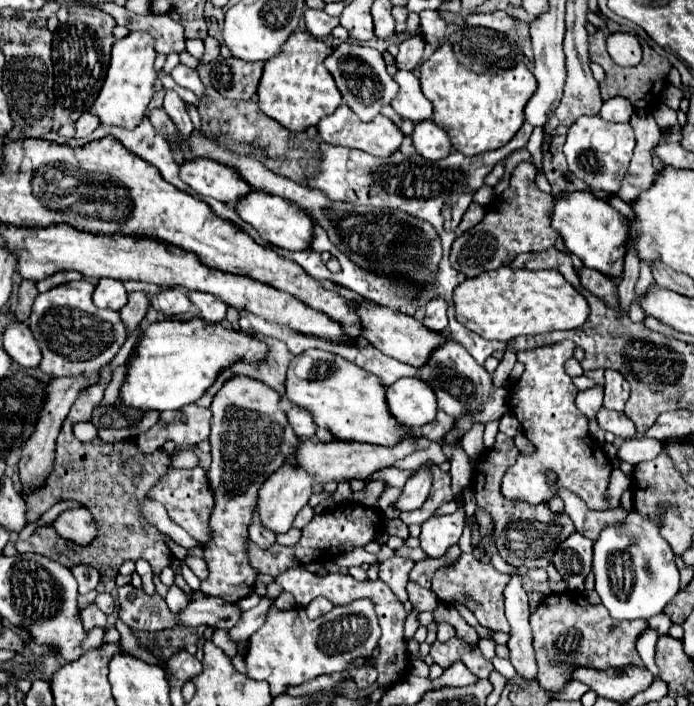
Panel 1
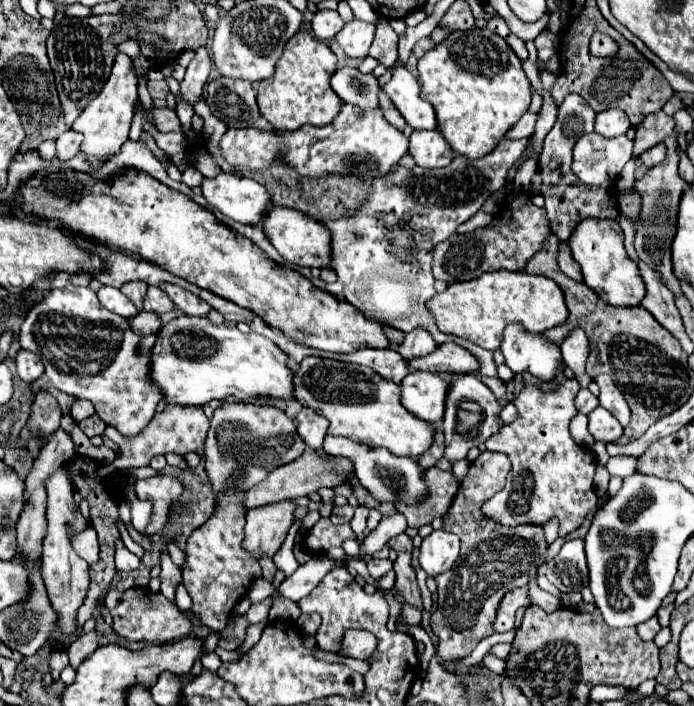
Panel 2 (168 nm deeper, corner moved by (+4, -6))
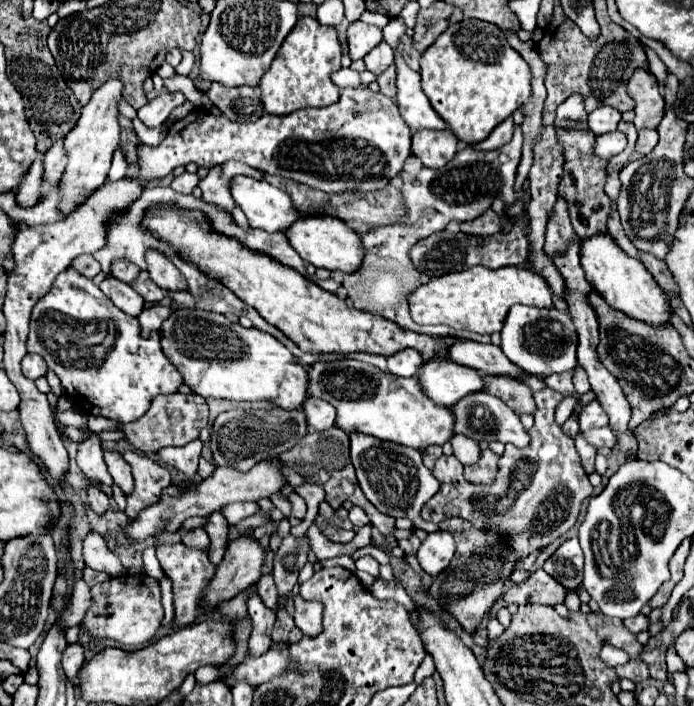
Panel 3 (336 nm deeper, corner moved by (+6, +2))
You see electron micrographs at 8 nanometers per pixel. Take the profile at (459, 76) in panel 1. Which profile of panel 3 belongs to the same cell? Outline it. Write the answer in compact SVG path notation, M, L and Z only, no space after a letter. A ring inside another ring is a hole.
M465 18L457 24L451 24L421 56L421 78L423 92L427 94L433 110L449 124L449 130L467 144L477 144L485 140L491 130L509 118L521 104L531 98L531 70L517 50L513 50L495 24Z

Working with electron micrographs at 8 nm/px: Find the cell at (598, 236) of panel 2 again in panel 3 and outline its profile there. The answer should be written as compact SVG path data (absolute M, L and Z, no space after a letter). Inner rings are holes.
M597 234L581 242L581 266L593 290L599 292L611 308L649 326L665 326L669 322L673 310L667 292L655 282L649 270L639 260L627 256L609 234Z

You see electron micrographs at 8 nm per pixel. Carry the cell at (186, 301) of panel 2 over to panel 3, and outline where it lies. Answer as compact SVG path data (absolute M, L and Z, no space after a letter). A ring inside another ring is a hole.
M145 252L145 260L147 260L147 270L151 274L151 280L163 288L163 290L183 290L185 288L185 278L181 276L181 272L177 272L177 268L173 268L171 260L165 260L165 256L161 256L161 252Z

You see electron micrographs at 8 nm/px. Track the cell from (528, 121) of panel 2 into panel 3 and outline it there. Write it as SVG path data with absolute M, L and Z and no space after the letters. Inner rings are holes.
M507 118L507 120L503 120L493 132L491 132L491 136L487 136L483 142L479 142L479 144L473 144L473 148L477 148L477 150L497 150L497 148L501 148L503 144L507 144L509 140L511 140L511 136L513 136L513 118Z

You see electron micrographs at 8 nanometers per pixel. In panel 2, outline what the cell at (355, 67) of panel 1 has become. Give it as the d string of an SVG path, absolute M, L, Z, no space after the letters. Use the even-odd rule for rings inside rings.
M353 66L337 68L331 76L331 88L347 104L359 106L363 110L379 108L381 86L373 74L363 74L359 72L359 68Z

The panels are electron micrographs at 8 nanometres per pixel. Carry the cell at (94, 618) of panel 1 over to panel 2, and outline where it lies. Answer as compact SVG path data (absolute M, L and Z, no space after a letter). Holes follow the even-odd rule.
M91 630L87 634L81 634L71 646L69 646L69 664L77 668L83 658L87 658L97 648L97 632Z

